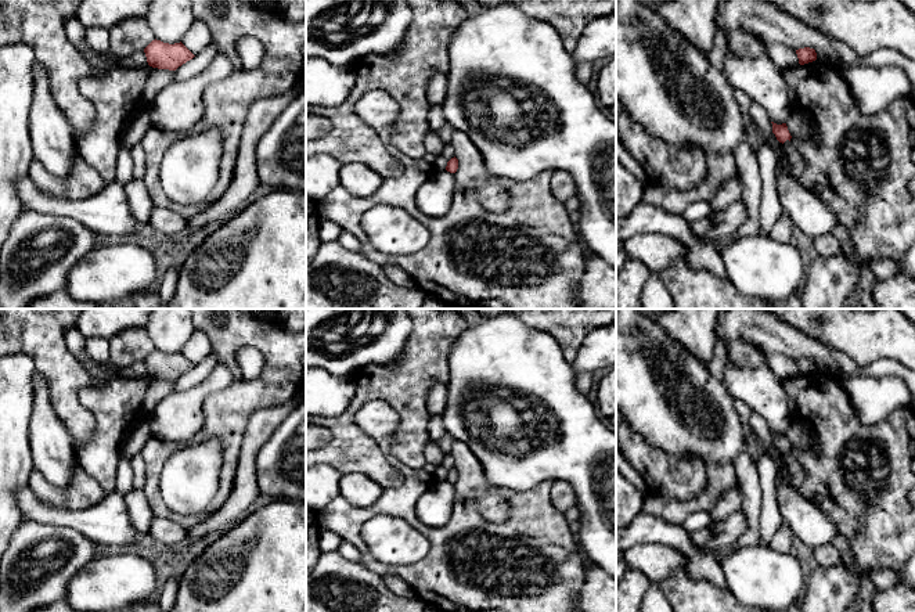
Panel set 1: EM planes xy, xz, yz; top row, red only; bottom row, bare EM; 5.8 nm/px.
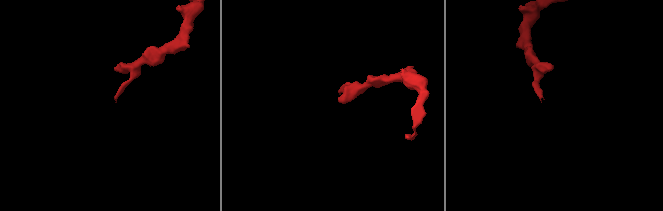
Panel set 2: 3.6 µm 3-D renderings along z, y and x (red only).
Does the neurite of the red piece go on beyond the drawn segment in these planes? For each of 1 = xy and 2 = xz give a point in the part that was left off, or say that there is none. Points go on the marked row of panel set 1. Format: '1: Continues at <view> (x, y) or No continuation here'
1: No continuation here
2: No continuation here

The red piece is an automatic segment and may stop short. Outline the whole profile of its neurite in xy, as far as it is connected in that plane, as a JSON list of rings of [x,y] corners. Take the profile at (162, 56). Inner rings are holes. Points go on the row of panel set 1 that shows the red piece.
[[[152,40],[144,48],[147,62],[152,68],[176,71],[195,55],[180,42],[174,44]]]

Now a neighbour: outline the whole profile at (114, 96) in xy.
[[[150,65],[118,66],[105,76],[84,76],[78,90],[96,112],[94,126],[78,136],[76,148],[108,186],[116,180],[119,134],[126,116],[151,100],[173,82],[173,71]]]

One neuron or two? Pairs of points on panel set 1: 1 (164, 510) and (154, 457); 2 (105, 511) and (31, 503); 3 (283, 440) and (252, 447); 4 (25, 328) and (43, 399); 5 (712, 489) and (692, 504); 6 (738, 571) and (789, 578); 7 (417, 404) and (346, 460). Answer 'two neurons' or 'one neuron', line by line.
1: one neuron
2: one neuron
3: two neurons
4: two neurons
5: one neuron
6: one neuron
7: one neuron

